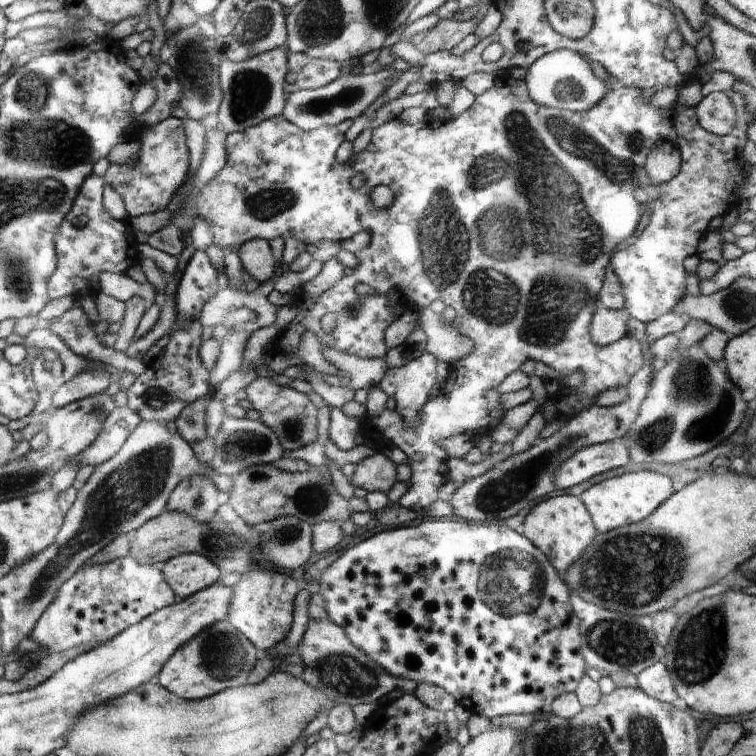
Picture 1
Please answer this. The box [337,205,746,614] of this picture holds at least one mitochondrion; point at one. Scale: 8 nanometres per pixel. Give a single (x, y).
(703, 407)

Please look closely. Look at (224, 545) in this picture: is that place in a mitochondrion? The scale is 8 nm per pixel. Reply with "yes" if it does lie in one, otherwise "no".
yes

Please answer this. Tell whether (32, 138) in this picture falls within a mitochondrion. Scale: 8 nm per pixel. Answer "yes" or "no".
yes

